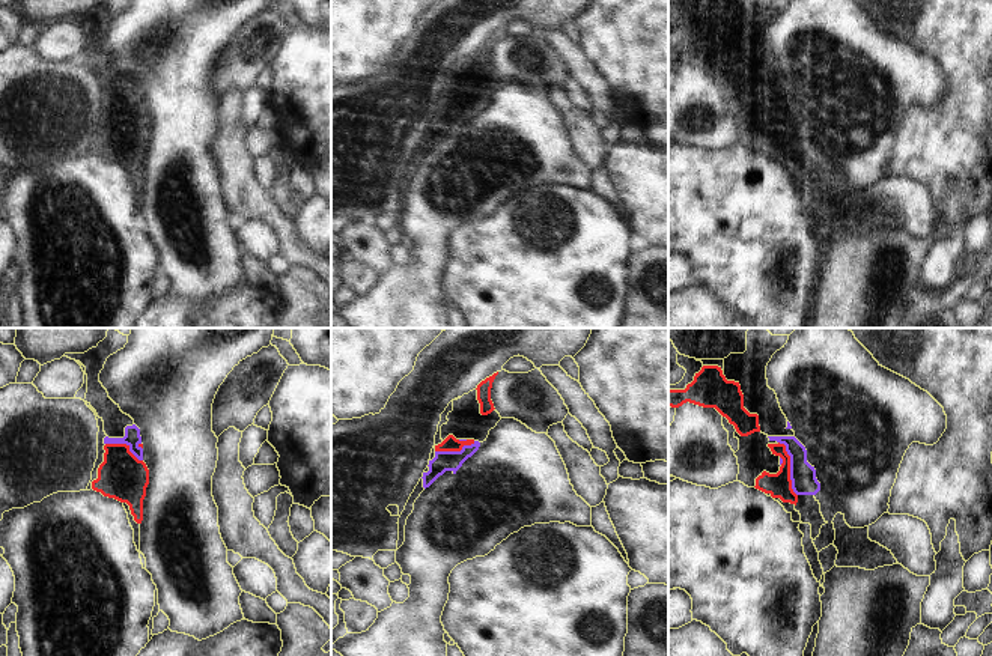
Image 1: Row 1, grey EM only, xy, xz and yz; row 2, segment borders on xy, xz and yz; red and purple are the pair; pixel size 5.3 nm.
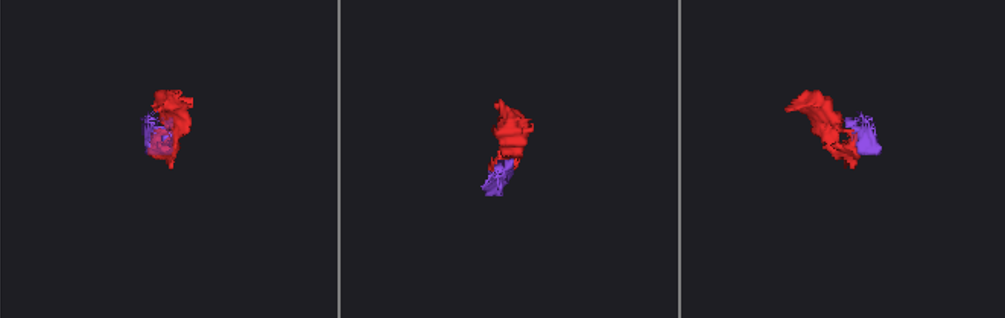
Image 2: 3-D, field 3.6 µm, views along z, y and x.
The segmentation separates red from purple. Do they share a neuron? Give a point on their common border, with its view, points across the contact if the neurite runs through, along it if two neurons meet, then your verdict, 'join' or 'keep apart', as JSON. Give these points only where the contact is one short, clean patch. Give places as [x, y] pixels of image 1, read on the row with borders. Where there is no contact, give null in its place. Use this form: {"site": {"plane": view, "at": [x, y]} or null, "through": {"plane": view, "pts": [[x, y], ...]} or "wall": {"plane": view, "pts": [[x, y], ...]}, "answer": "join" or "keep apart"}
{"site": {"plane": "yz", "at": [789, 468]}, "wall": {"plane": "yz", "pts": [[778, 441], [785, 446], [789, 456], [791, 488], [797, 495]]}, "answer": "keep apart"}

